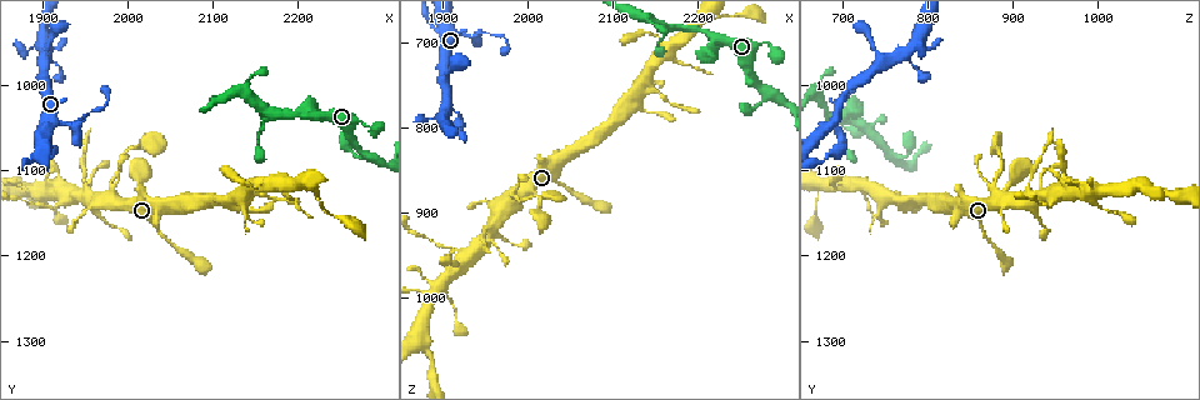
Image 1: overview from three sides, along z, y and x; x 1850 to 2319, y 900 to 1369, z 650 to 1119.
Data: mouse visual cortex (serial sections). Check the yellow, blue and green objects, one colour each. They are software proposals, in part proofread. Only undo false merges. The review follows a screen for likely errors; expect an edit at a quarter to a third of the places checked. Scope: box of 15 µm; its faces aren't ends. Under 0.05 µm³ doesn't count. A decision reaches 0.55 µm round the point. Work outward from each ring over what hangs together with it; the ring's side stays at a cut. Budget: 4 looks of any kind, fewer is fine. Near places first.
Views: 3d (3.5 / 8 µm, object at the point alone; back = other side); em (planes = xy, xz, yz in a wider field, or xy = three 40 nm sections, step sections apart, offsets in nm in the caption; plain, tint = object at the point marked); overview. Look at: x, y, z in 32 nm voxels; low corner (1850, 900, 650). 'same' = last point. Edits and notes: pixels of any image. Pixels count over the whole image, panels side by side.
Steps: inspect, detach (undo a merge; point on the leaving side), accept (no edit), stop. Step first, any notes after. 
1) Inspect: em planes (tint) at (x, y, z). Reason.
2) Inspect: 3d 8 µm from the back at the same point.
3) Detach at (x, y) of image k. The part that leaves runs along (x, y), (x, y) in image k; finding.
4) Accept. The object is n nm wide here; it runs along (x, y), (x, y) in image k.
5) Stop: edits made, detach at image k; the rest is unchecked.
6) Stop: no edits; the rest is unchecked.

Inspect: 3d 3.5 µm at (2175, 1035, 680). Three arms meet.

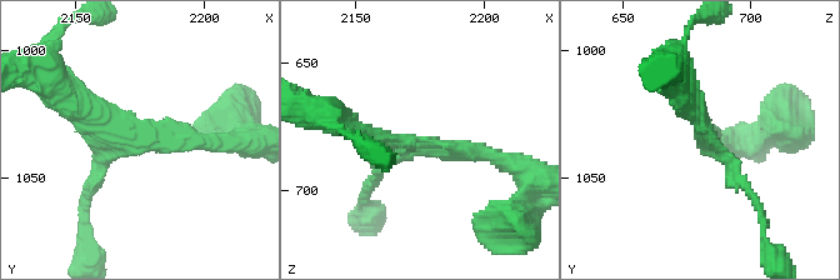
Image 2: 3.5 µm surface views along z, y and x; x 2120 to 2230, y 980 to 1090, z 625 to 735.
Accept. The arms are 150, 250, 250 nm wide; it runs along (215, 141), (131, 141), (66, 95) in image 2; continuous, no second cell.

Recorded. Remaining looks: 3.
Inspect: 3d 3.5 µm from the back at (2285, 1085, 760). Abrupt turn.

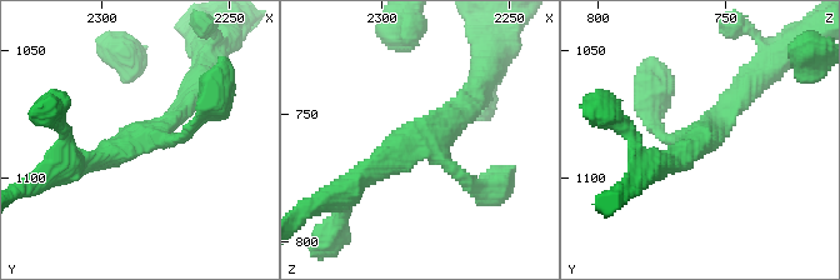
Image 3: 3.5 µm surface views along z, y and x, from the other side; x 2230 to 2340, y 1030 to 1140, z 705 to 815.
Inspect: em xy step 2 (tint) at (2283, 1083, 759). 3 arms meet here; the arms are 150, 250, 250 nm wide.

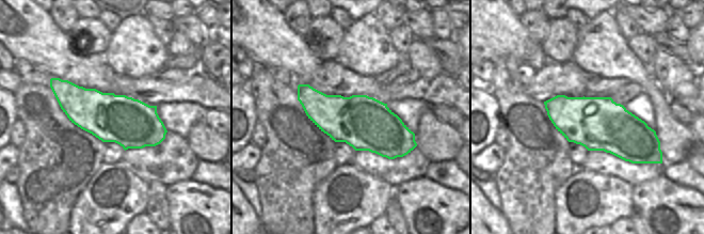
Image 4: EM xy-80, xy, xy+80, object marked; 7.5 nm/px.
Inspect: em planes (tint) at the same point.

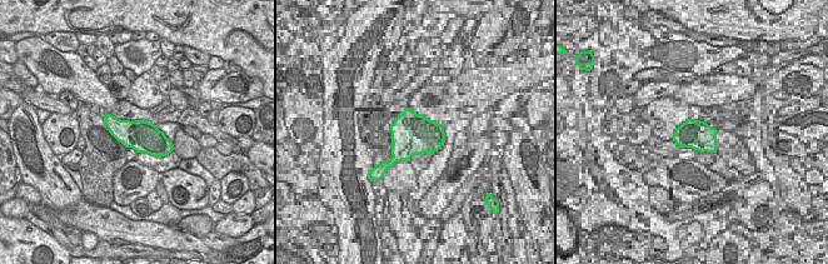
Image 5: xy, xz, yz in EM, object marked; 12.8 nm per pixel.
Accept. The object is 400 nm wide here; it runs along (475, 96), (356, 180) in image 3; all the same cell.

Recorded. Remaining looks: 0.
Stop: no edits; the rest is unchecked.

